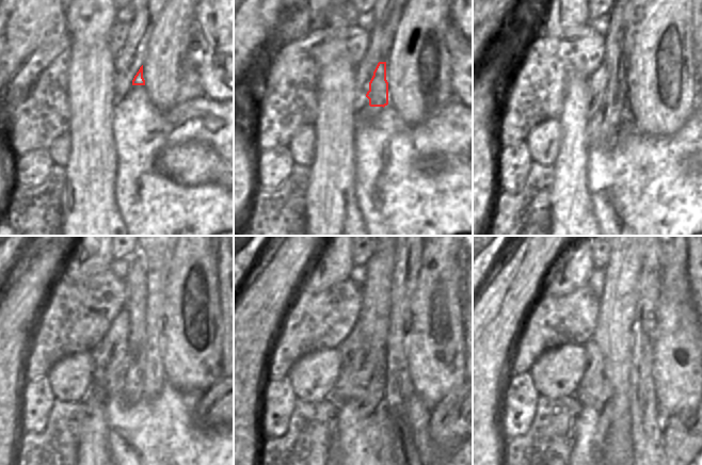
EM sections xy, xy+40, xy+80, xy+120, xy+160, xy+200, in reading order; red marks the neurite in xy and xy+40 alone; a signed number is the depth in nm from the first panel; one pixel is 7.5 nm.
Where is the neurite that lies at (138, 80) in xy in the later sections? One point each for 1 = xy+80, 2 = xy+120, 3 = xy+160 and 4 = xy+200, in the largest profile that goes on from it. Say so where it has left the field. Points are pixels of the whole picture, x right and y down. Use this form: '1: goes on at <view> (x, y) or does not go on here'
1: goes on at xy+80 (617, 93)
2: goes on at xy+120 (134, 305)
3: goes on at xy+160 (371, 316)
4: goes on at xy+200 (610, 315)

